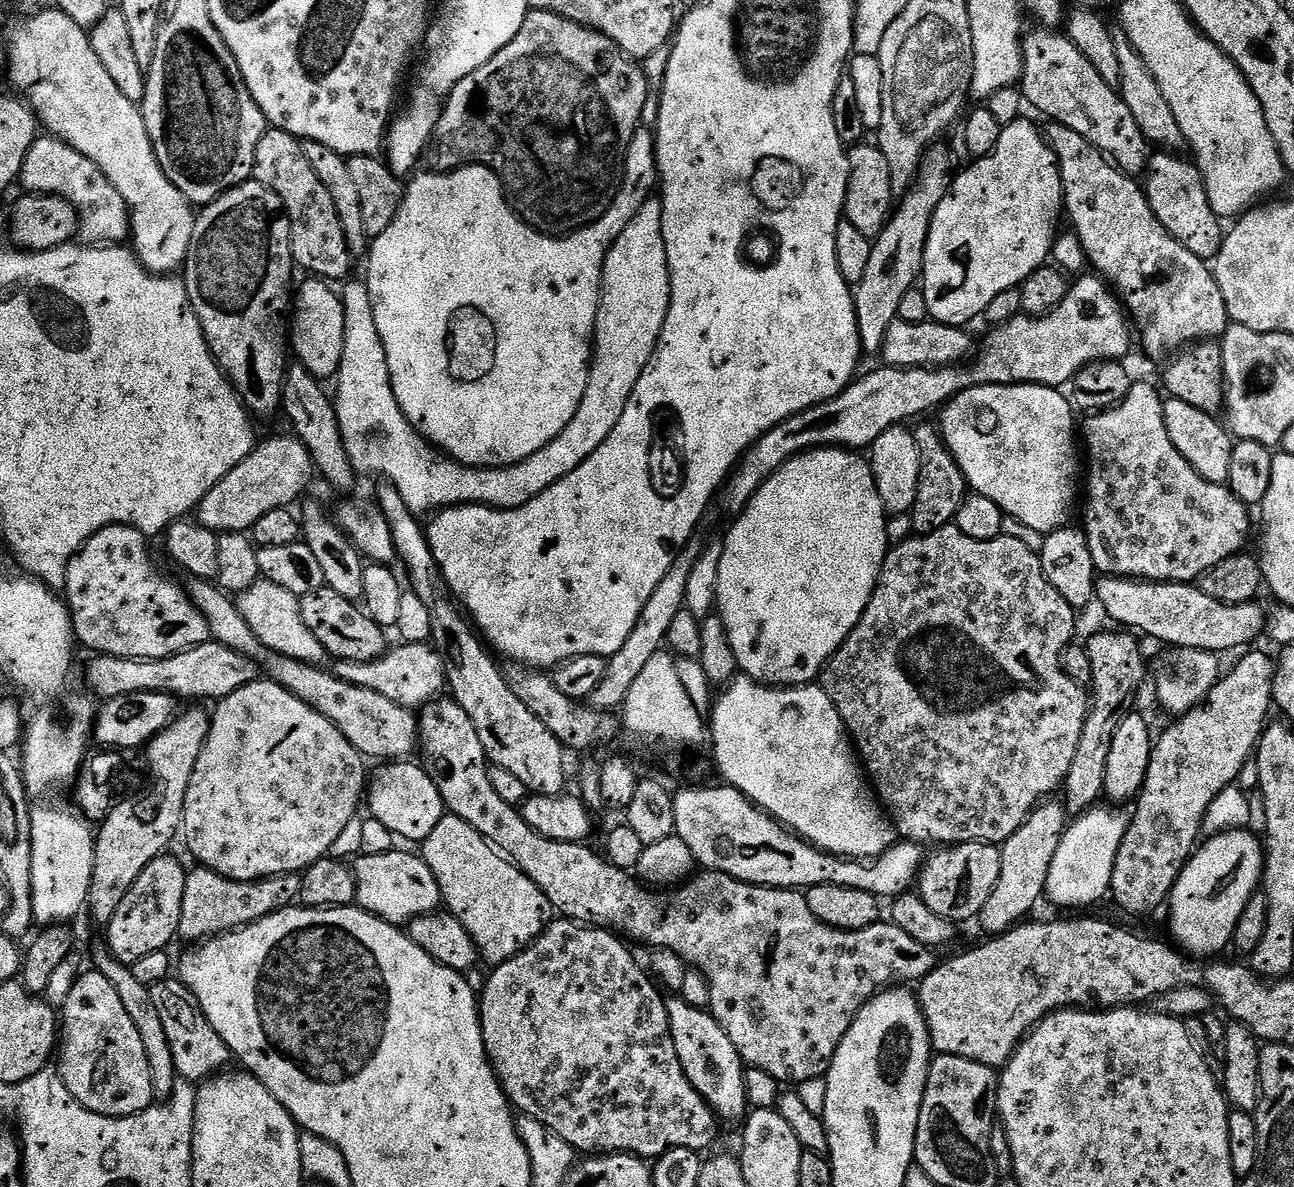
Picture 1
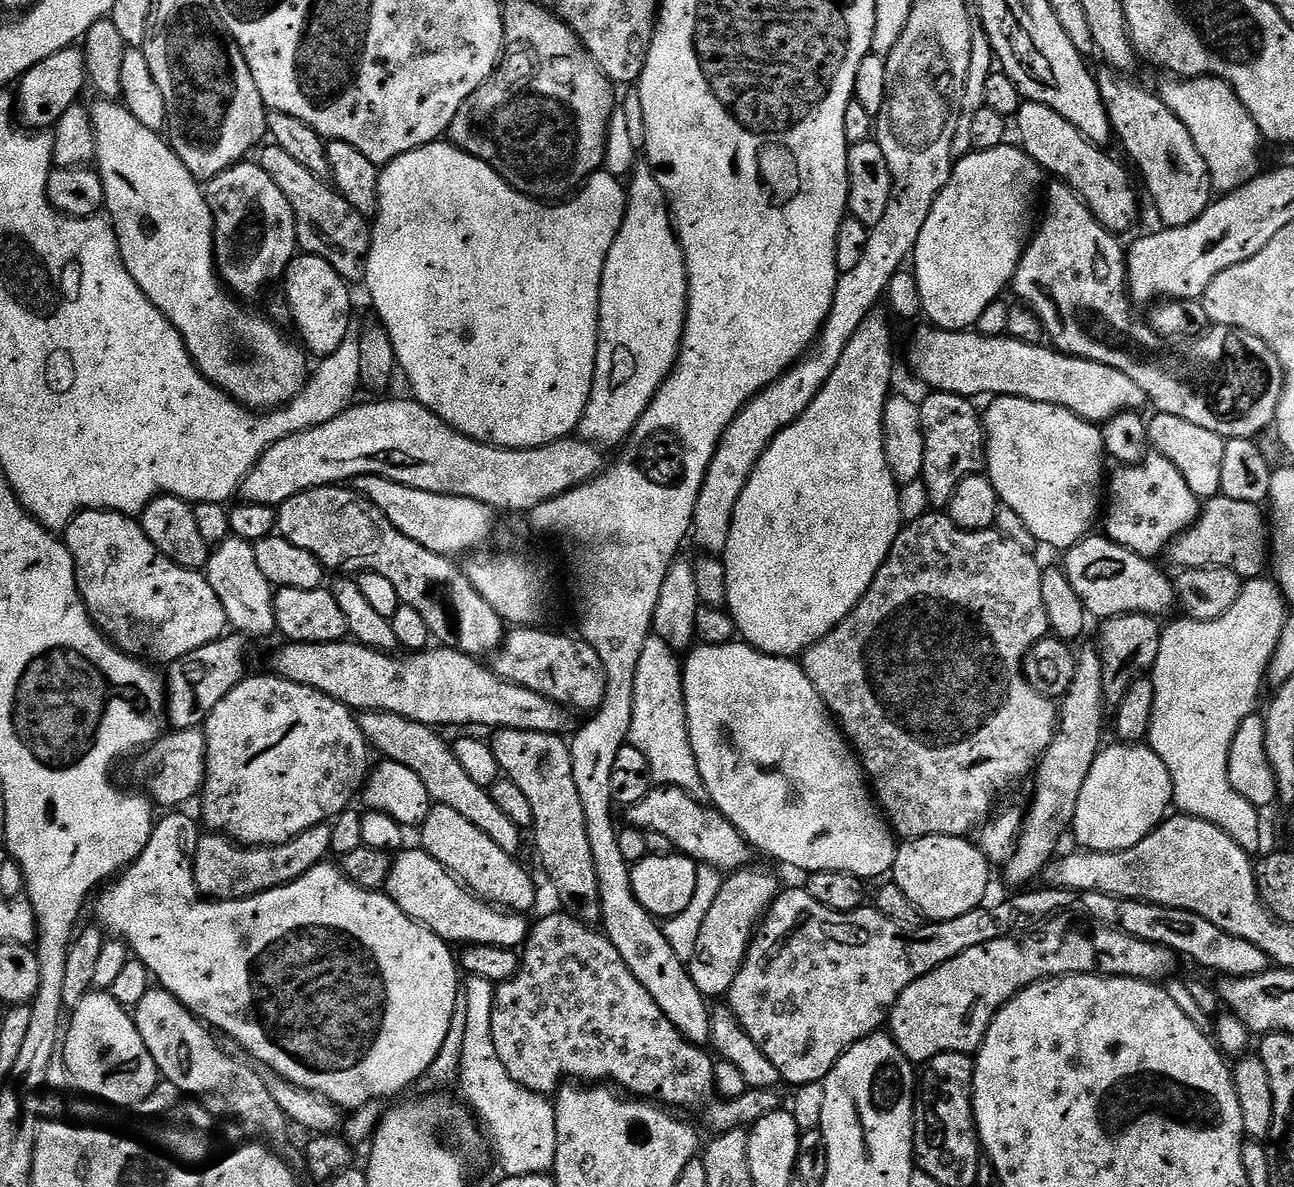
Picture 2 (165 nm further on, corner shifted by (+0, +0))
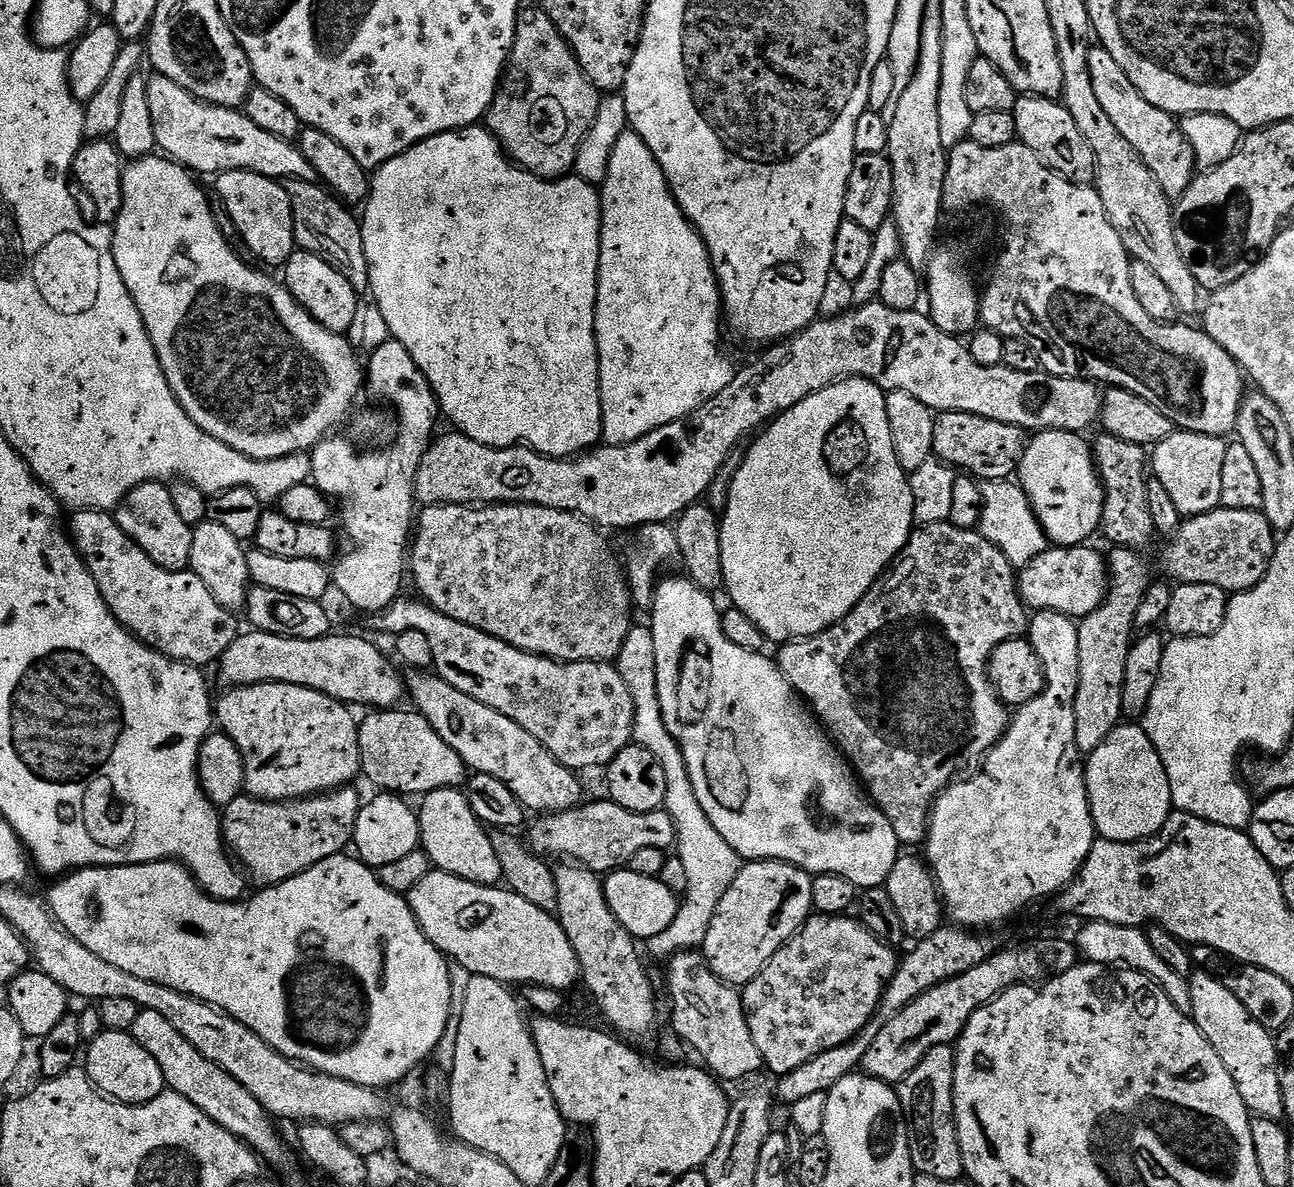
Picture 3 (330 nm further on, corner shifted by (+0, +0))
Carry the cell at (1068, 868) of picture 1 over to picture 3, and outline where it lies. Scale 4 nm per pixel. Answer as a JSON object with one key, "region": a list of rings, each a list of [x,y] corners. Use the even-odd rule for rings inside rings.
{"region":[[[1126,722],[1108,734],[1106,742],[1087,757],[1084,781],[1088,787],[1092,821],[1101,840],[1123,844],[1145,840],[1162,830],[1174,811],[1166,766],[1162,766],[1158,750],[1154,750],[1141,725]]]}

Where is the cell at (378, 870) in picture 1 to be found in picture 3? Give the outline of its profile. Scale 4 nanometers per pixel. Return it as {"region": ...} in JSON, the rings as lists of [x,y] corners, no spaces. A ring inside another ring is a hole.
{"region":[[[433,870],[406,894],[406,899],[426,938],[453,965],[461,964],[465,973],[494,978],[509,986],[537,984],[561,993],[581,979],[574,946],[570,946],[559,920],[507,887],[475,884]]]}

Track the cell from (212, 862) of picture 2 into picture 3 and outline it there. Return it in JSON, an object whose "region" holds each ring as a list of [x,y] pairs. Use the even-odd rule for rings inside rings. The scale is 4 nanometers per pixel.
{"region":[[[352,786],[335,788],[333,792],[305,796],[303,800],[259,800],[247,794],[234,798],[234,802],[222,809],[225,845],[229,853],[250,873],[251,883],[253,880],[256,886],[271,886],[286,882],[310,870],[310,866],[318,866],[318,862],[326,858],[341,855],[353,843],[355,824],[362,807],[362,799],[354,789]]]}

